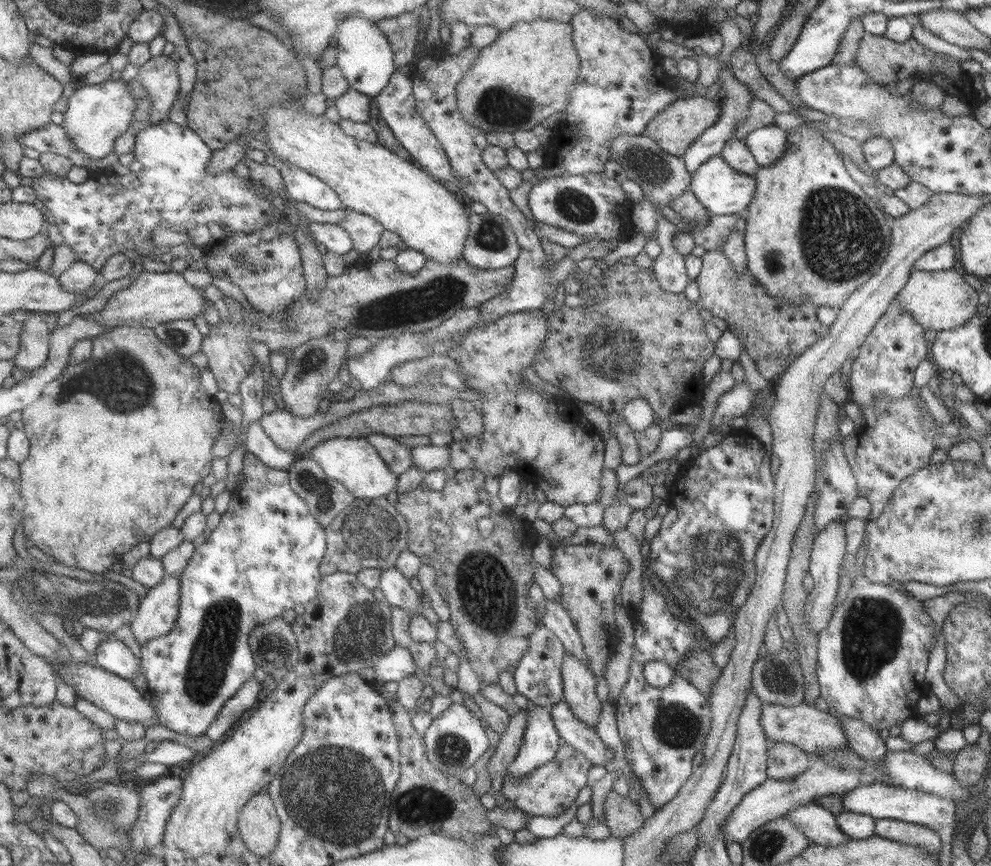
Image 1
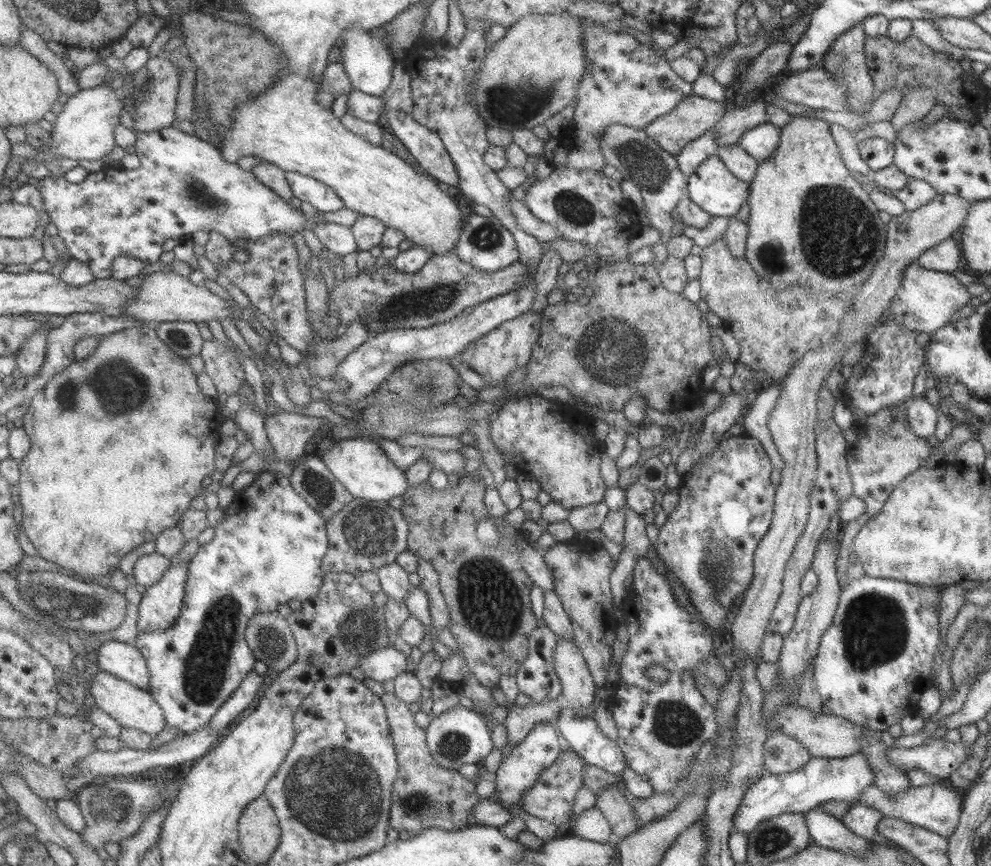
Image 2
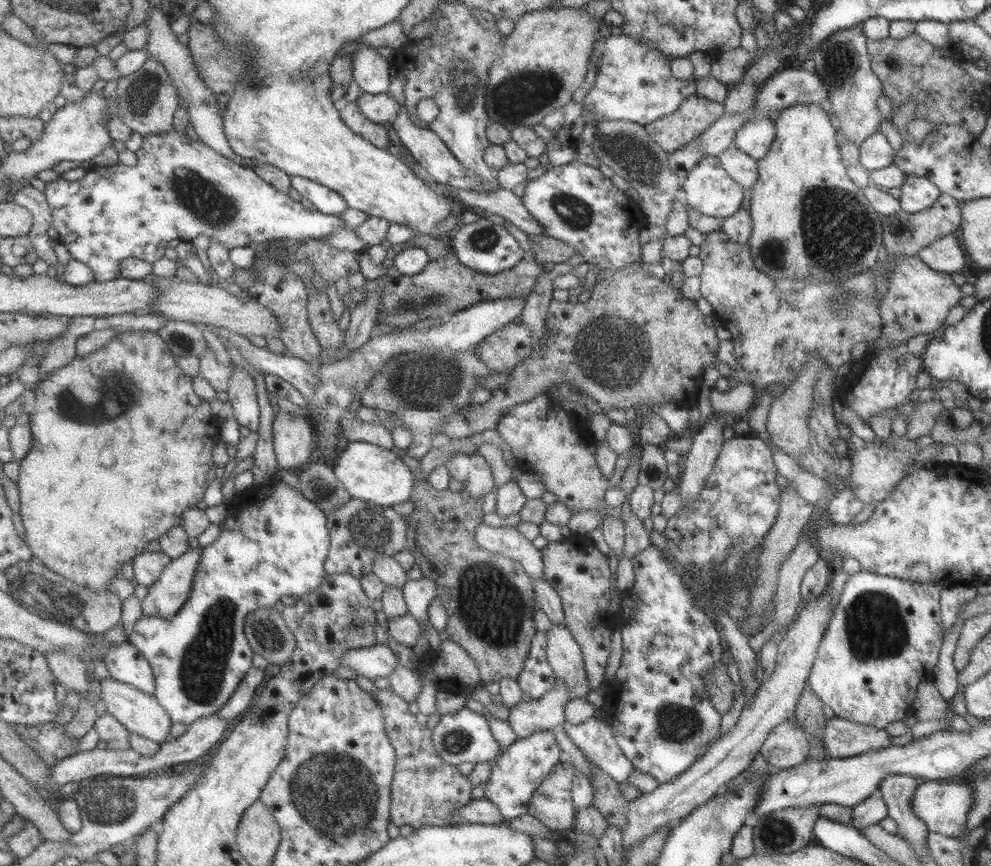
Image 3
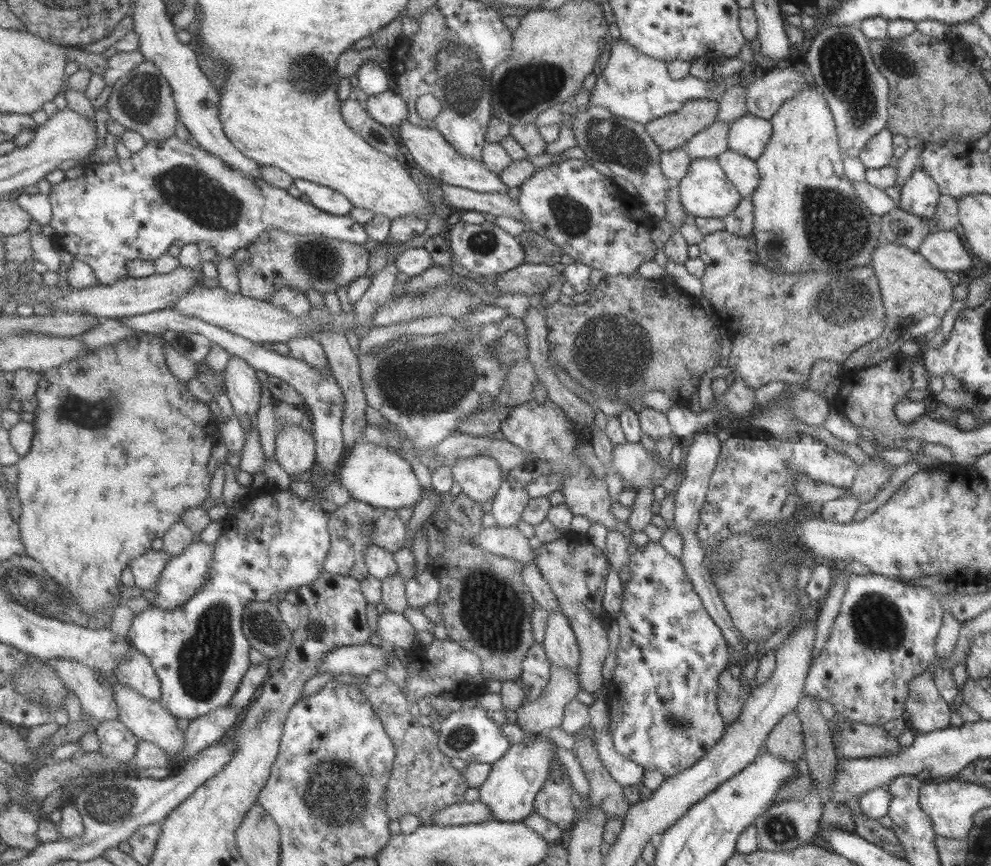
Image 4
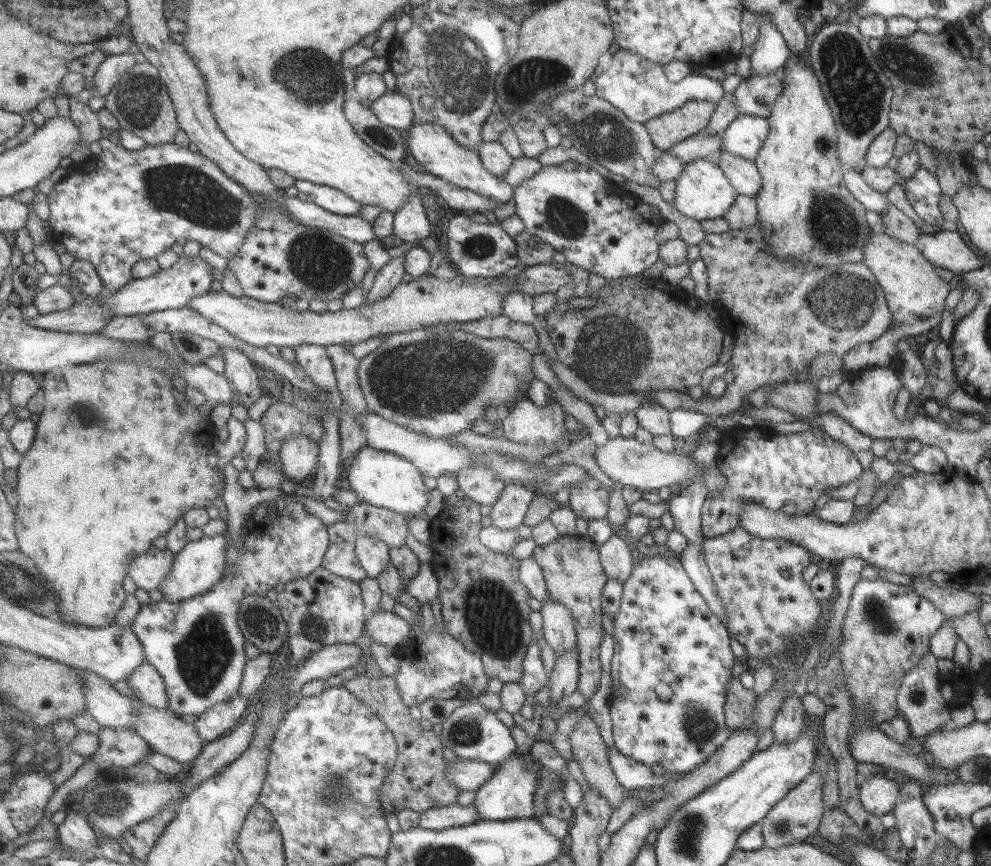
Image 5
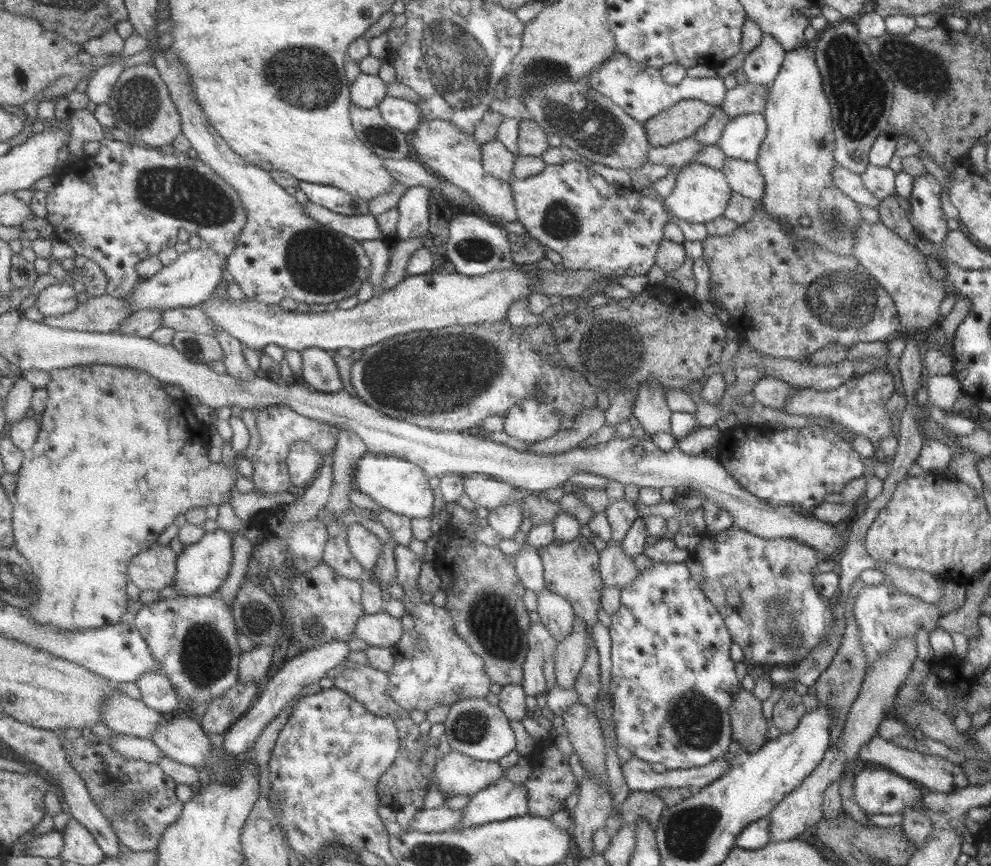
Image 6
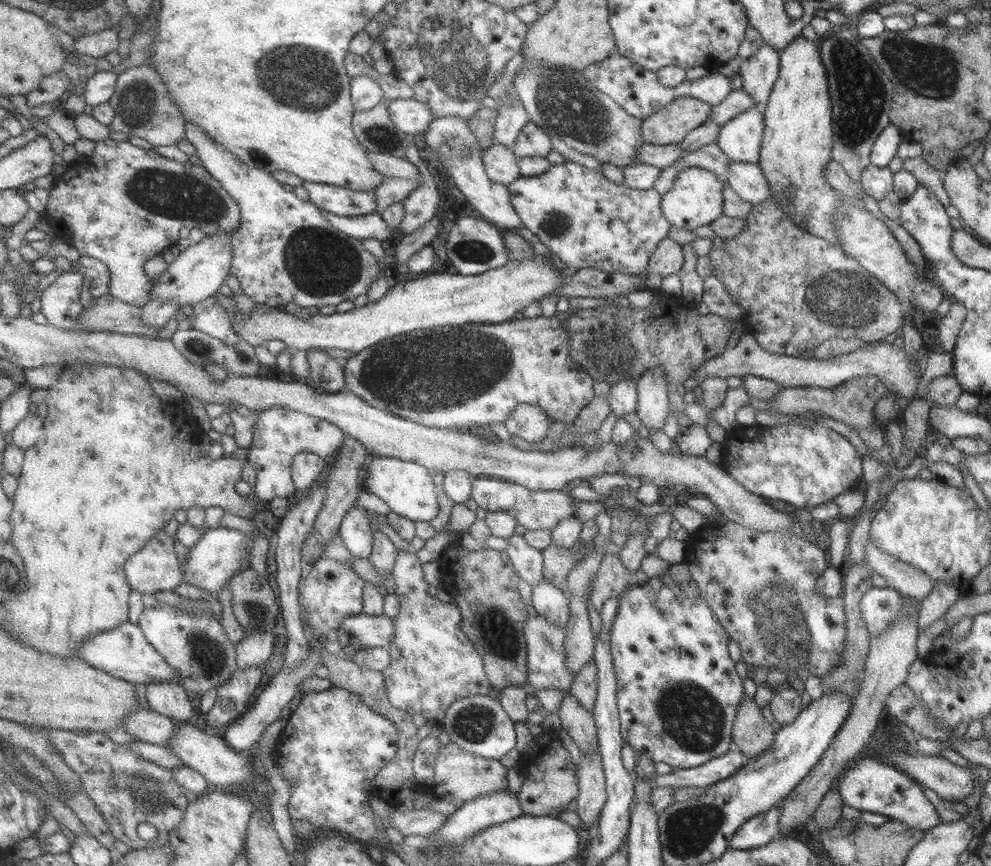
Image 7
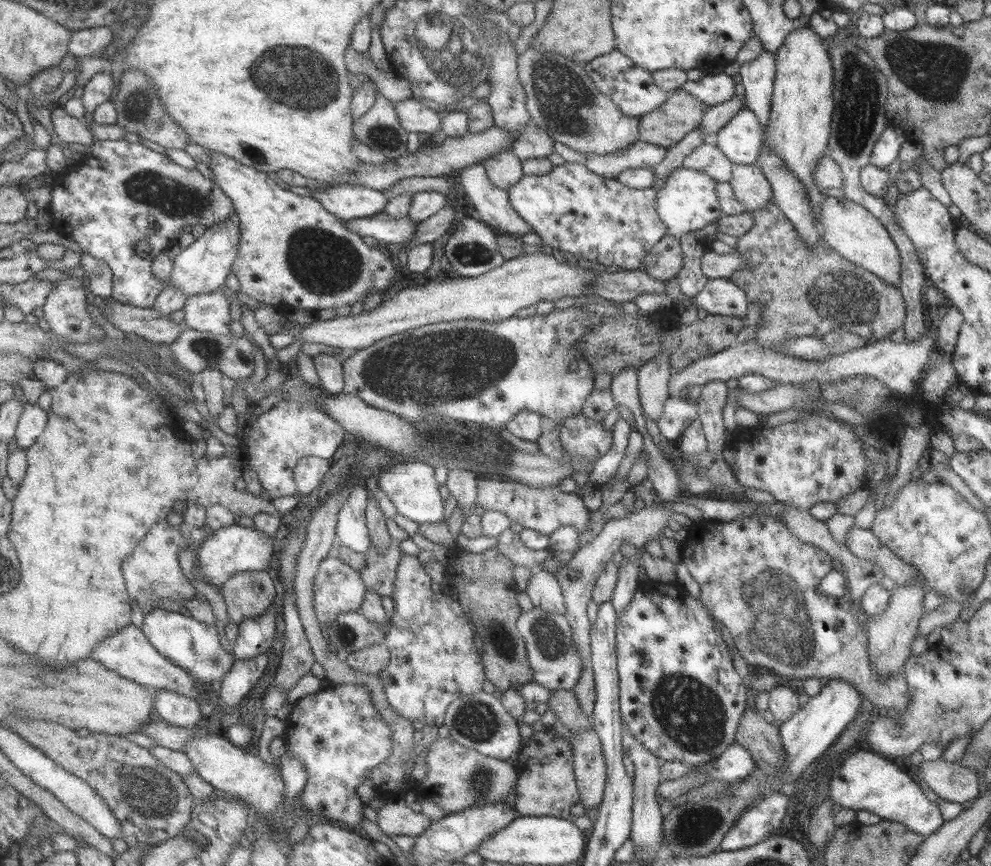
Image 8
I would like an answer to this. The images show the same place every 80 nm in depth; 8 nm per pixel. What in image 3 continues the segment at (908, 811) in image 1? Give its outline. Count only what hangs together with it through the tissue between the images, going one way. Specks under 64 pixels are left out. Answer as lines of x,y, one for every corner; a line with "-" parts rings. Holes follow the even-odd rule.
969,779
967,782
959,784
946,784
944,781
924,781
915,788
910,805
912,813
929,831
944,834
948,837
956,837
958,832
964,827
967,811
972,805
972,795
975,794
974,781

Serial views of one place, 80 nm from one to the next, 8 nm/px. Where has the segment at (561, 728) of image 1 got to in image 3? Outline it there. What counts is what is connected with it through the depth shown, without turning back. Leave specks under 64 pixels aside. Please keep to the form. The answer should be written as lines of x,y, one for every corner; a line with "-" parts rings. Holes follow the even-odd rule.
593,717
581,724
564,722
563,732
571,742
583,753
583,757
597,766
617,784
622,784
634,770
615,743
612,730
607,724

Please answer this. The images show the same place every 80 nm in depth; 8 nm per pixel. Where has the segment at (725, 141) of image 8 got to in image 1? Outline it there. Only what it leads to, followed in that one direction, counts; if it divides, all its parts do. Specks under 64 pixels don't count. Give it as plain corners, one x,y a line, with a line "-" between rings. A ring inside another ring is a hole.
769,124
749,131
743,142
759,167
780,160
786,149
788,132

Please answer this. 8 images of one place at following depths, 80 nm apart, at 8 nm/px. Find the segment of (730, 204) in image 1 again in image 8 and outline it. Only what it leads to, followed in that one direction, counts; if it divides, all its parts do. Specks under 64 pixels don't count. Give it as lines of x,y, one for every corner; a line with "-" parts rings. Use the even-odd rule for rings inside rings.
677,167
668,174
663,187
656,191
656,211
665,226
665,234
677,240
689,231
711,224
722,214
716,195
716,180
702,170

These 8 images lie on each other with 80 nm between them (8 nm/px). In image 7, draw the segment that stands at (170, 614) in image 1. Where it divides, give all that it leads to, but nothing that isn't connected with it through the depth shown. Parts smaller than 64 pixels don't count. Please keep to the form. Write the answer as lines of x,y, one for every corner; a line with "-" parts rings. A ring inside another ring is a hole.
226,527
209,528
203,538
190,548
190,557
182,564
184,582
217,594
230,578
239,570
249,568
247,558
251,547
251,539
244,537
238,530

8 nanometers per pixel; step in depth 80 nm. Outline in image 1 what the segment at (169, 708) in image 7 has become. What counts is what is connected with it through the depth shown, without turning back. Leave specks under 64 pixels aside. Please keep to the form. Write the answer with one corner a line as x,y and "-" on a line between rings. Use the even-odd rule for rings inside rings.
108,634
96,649
96,664
123,678
133,678
142,670
140,659
131,652
131,647
117,635

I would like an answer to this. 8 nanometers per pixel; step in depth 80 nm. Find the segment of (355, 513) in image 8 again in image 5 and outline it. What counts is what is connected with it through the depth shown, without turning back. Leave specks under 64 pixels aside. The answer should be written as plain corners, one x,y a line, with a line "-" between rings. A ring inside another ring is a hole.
358,536
354,542
354,551
360,568
367,577
376,578
390,564
389,547
376,538

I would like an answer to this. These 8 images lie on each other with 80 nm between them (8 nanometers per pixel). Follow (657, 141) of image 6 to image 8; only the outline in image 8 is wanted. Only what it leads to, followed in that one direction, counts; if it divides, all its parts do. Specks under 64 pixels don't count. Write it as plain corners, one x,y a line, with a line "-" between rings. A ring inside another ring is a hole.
687,92
668,93
661,106
638,119
638,140
662,147
673,146
687,132
700,126
706,104

